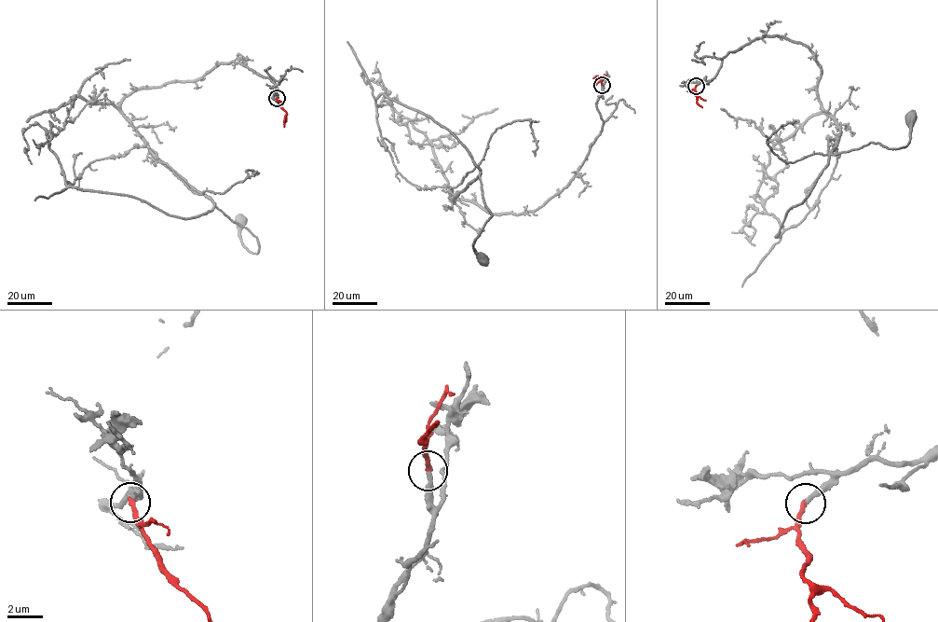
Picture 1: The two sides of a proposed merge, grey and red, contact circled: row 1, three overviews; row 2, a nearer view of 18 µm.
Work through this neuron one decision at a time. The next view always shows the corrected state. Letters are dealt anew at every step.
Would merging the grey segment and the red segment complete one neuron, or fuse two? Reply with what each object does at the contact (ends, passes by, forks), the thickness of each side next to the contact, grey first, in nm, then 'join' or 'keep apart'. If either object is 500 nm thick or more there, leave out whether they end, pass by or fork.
grey ends; red ends; calibres 280 and 260 nm; join

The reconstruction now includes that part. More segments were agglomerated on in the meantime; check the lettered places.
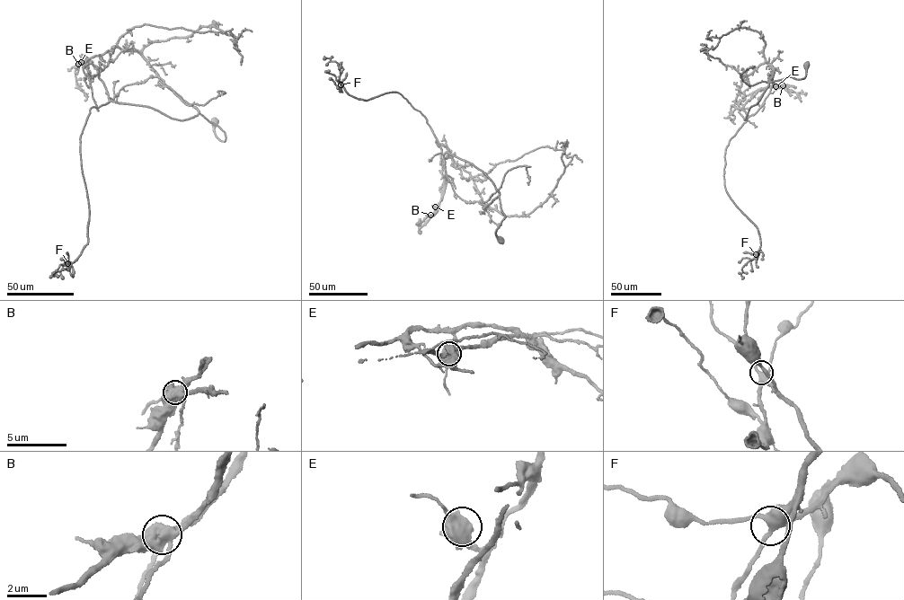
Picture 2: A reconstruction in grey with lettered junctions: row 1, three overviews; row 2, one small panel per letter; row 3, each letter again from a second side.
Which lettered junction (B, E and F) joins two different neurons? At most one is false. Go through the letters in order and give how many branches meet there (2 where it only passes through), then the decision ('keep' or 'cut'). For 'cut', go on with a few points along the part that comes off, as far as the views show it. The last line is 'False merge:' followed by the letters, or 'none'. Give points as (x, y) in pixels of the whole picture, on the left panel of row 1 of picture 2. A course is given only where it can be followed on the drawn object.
B: 5 branches meet; cut; foreign part runs (78, 64), (84, 58), (90, 60), (82, 54), (86, 60), (81, 57)
E: 4 branches meet; keep
F: 4 branches meet; keep
False merge: B

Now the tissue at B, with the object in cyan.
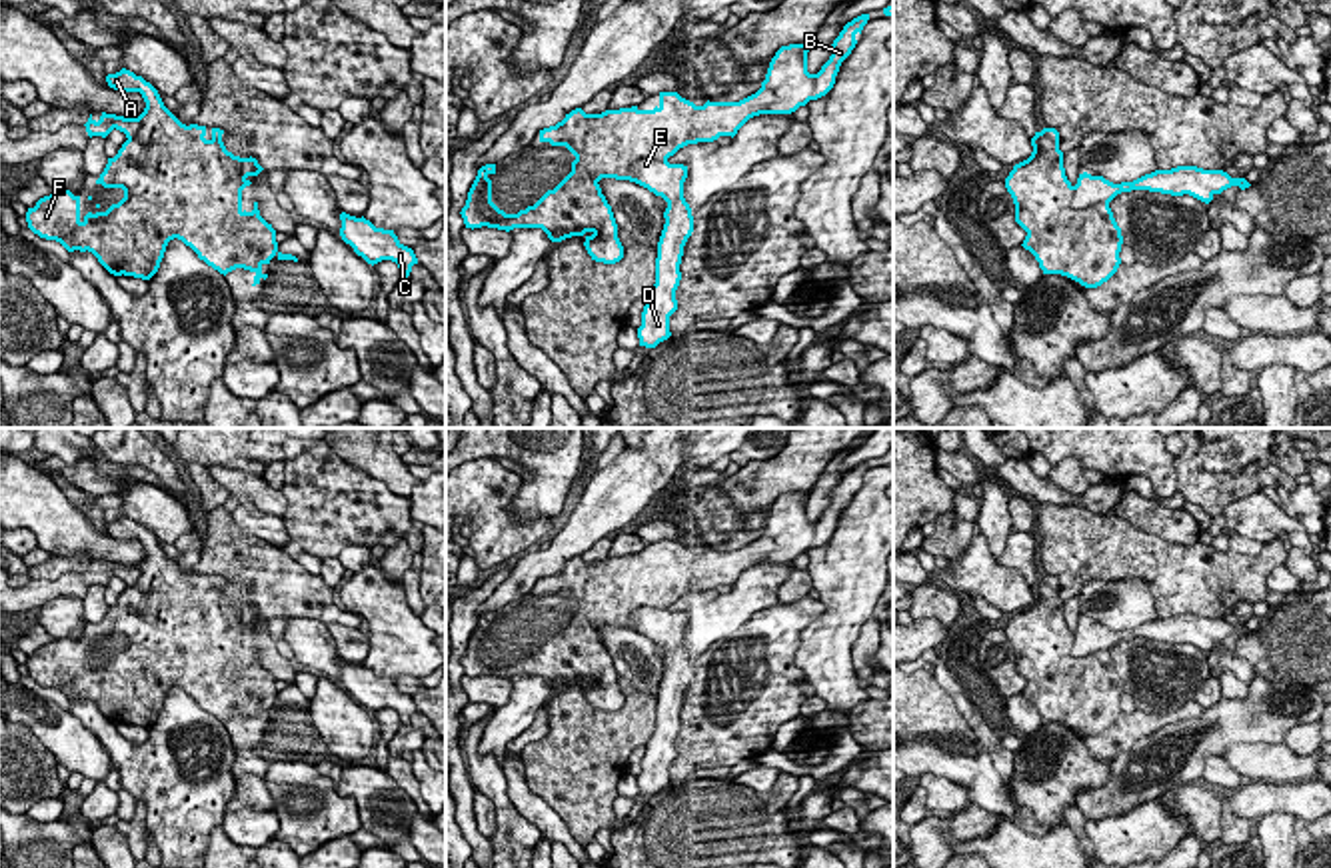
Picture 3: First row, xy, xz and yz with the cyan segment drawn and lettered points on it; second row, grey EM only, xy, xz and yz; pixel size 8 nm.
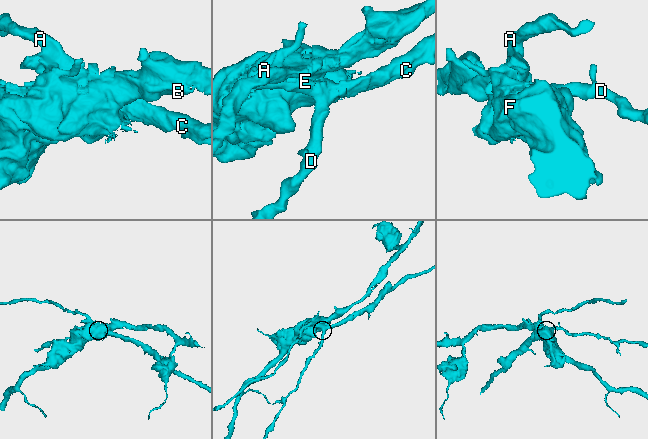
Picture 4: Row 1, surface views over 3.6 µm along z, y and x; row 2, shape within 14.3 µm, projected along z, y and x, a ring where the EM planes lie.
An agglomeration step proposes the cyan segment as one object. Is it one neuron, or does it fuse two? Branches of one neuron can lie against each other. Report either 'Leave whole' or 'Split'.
Split

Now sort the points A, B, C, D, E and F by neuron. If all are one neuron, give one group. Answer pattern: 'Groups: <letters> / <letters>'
Groups: A C D E / B F

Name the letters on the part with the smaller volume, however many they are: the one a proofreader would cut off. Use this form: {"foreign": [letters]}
{"foreign": ["A", "C", "D", "E"]}

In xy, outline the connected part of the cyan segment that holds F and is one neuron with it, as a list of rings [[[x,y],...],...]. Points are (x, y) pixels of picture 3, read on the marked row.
[[[224,130],[200,144],[154,148],[142,138],[122,144],[96,184],[122,188],[124,198],[106,212],[80,216],[80,196],[54,190],[28,208],[28,228],[46,240],[60,242],[68,252],[92,252],[114,276],[150,280],[176,238],[180,204],[192,188],[212,186],[228,192],[264,168],[256,158],[240,158],[226,150]]]

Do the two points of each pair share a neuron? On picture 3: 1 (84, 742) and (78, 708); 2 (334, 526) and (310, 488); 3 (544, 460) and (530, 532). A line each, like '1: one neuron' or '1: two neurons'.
1: two neurons
2: one neuron
3: two neurons

